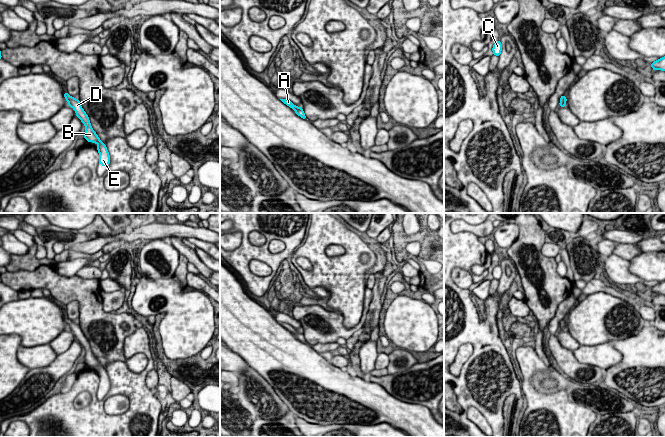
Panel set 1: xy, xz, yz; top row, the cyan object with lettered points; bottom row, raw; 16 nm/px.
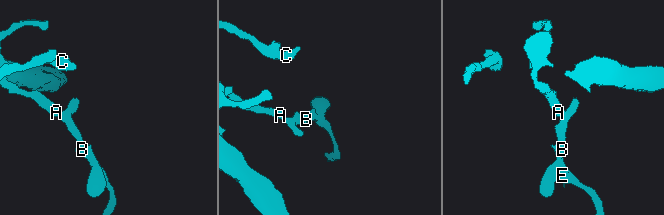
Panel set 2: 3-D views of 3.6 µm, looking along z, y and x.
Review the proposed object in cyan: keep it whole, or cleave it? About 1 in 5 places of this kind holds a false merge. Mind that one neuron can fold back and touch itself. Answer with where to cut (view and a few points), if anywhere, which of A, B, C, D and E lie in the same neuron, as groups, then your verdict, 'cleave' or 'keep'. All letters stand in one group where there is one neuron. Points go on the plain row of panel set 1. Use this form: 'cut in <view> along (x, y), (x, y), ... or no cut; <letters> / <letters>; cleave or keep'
no cut; A B C D E; keep

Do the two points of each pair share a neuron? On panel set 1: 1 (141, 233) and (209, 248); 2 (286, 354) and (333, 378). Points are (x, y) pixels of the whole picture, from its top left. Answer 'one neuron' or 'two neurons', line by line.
1: two neurons
2: one neuron

